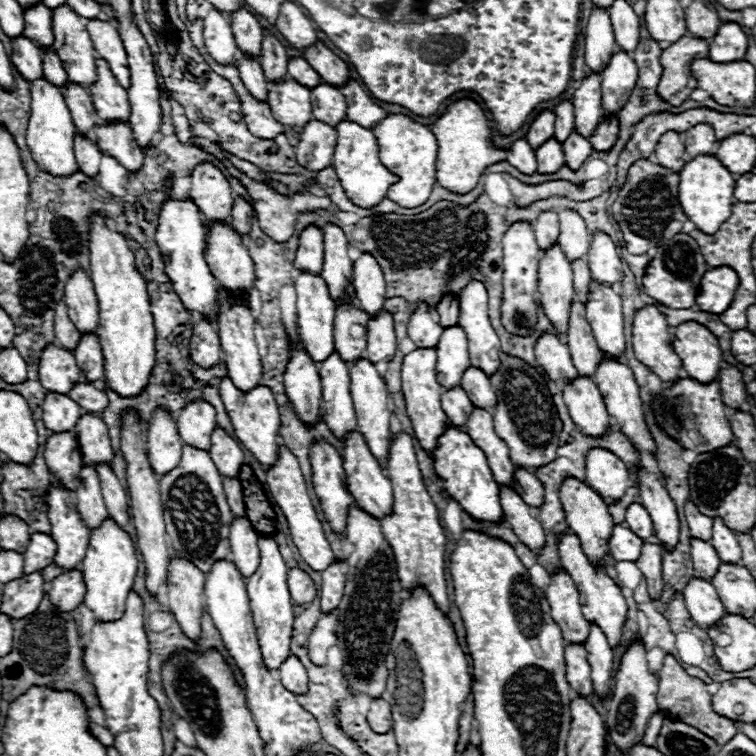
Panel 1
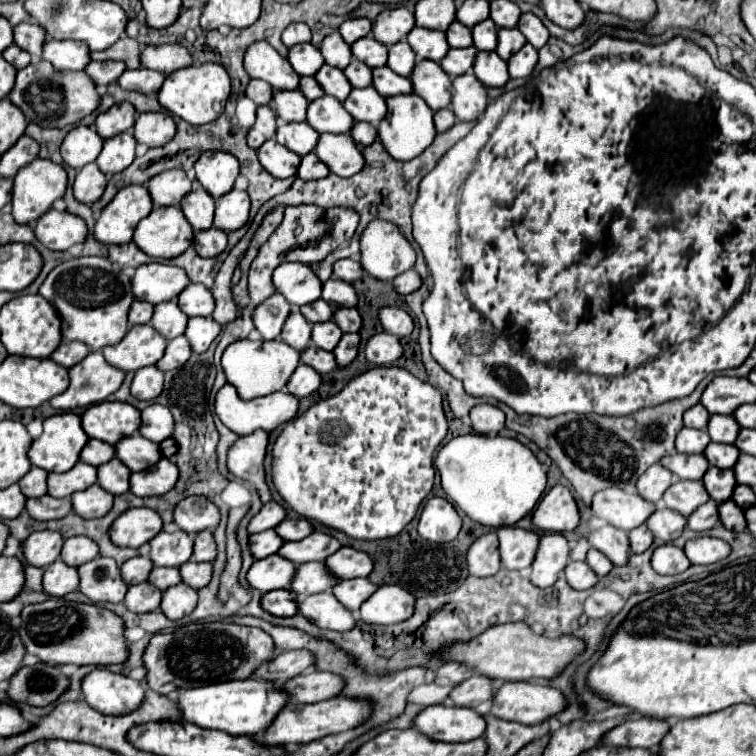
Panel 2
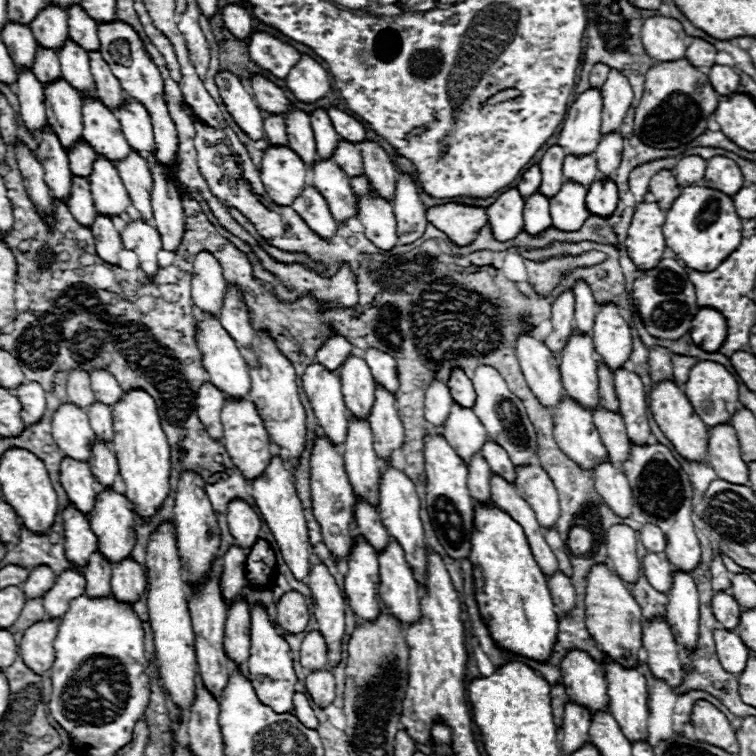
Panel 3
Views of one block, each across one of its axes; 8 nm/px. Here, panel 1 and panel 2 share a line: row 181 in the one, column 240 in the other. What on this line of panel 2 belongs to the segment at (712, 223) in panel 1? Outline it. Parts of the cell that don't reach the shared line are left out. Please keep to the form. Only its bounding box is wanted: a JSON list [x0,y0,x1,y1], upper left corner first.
[176,678,288,736]

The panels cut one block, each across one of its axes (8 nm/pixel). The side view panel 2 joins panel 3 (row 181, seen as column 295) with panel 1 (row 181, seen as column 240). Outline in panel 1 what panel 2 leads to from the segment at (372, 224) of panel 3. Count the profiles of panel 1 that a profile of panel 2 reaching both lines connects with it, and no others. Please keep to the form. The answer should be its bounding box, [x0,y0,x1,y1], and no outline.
[332,120,398,208]

